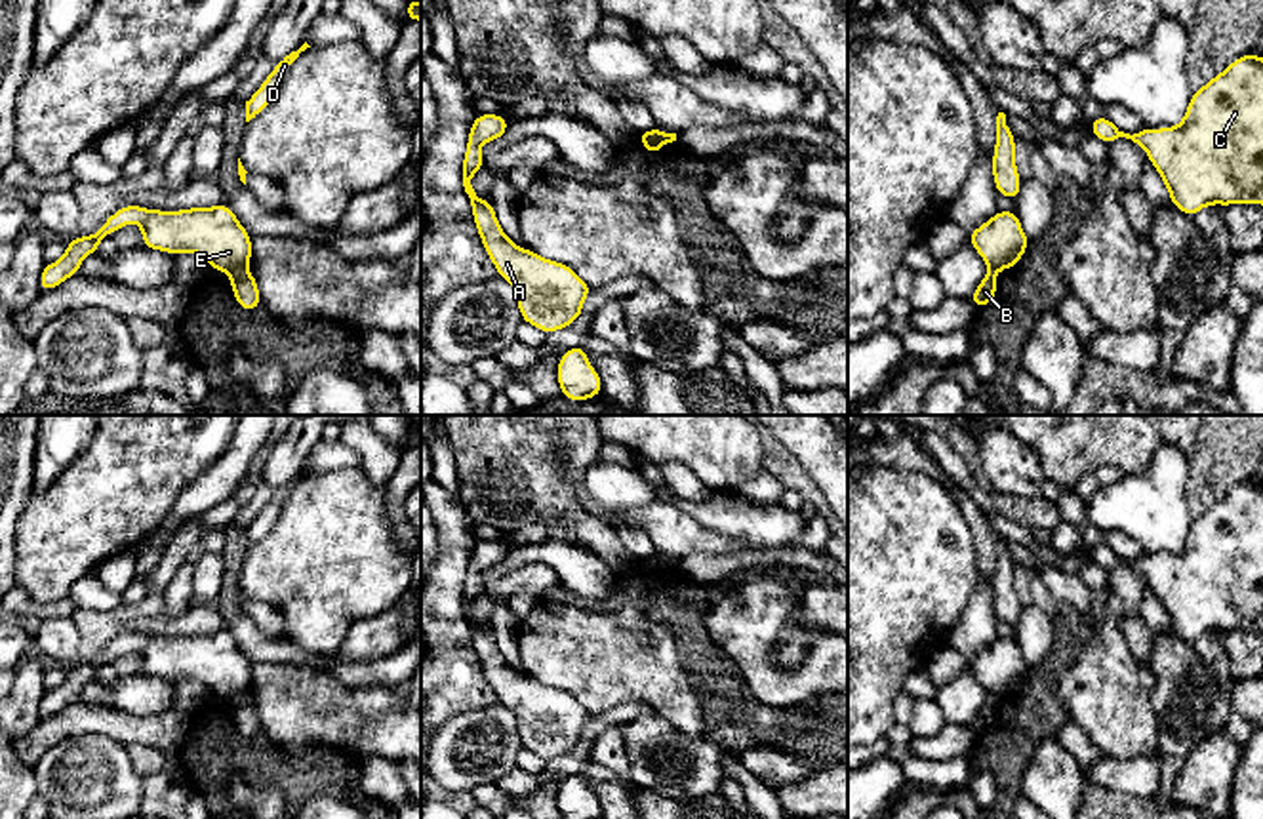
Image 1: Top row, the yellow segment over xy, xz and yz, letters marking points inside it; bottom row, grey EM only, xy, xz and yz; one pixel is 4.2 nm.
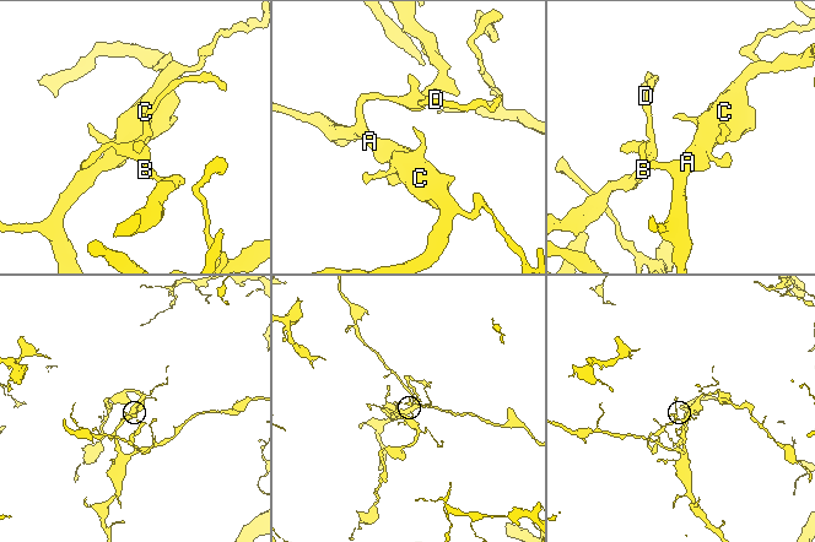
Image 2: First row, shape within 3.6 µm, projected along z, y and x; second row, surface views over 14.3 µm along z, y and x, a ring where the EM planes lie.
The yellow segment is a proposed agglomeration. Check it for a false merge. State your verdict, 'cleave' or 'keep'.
cleave

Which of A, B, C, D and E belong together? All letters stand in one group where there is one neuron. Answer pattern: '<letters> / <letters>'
A C D E / B

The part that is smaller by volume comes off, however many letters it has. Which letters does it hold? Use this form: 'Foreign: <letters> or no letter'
Foreign: B

